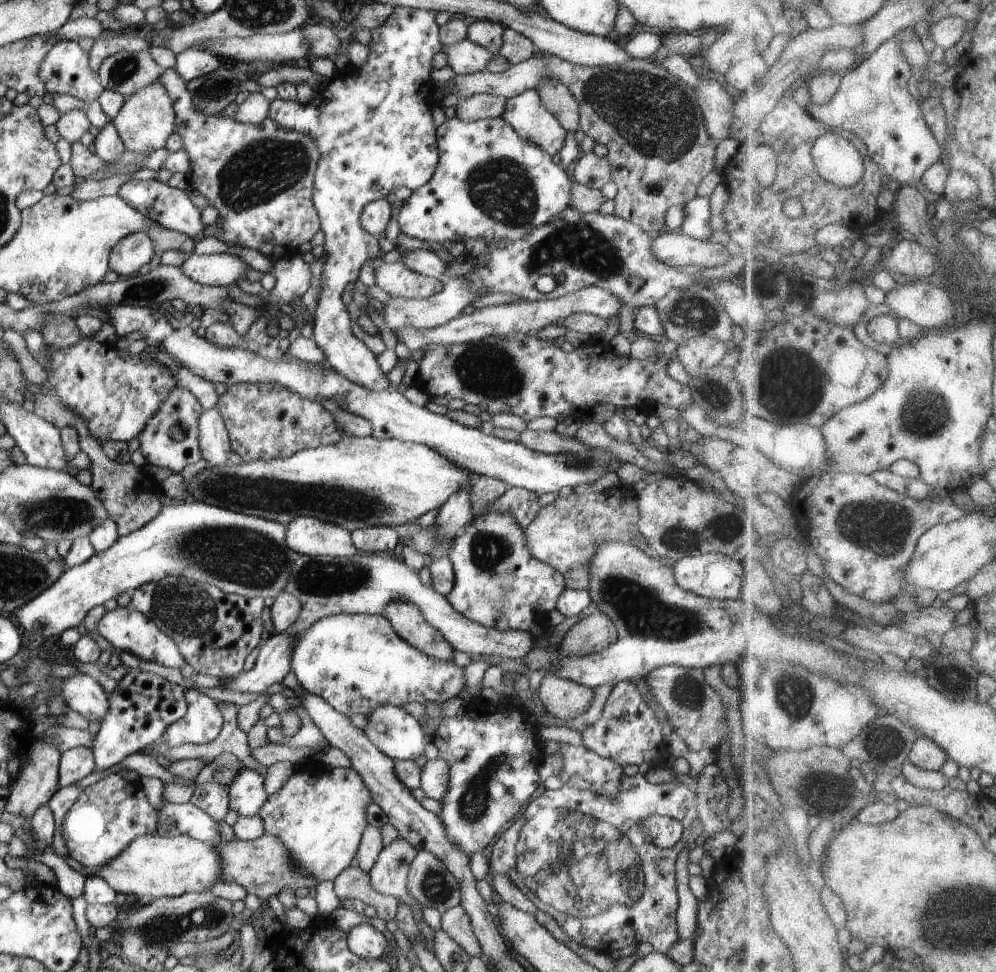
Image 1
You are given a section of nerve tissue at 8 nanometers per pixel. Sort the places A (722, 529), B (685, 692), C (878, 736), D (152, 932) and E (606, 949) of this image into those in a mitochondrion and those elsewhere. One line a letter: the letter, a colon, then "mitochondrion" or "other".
A: mitochondrion
B: mitochondrion
C: mitochondrion
D: mitochondrion
E: other

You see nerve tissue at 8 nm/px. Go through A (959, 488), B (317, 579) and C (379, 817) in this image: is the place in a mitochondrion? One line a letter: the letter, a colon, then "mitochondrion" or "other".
A: other
B: mitochondrion
C: other

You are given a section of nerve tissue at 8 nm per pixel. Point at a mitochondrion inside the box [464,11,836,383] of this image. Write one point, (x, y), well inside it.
(622, 100)

